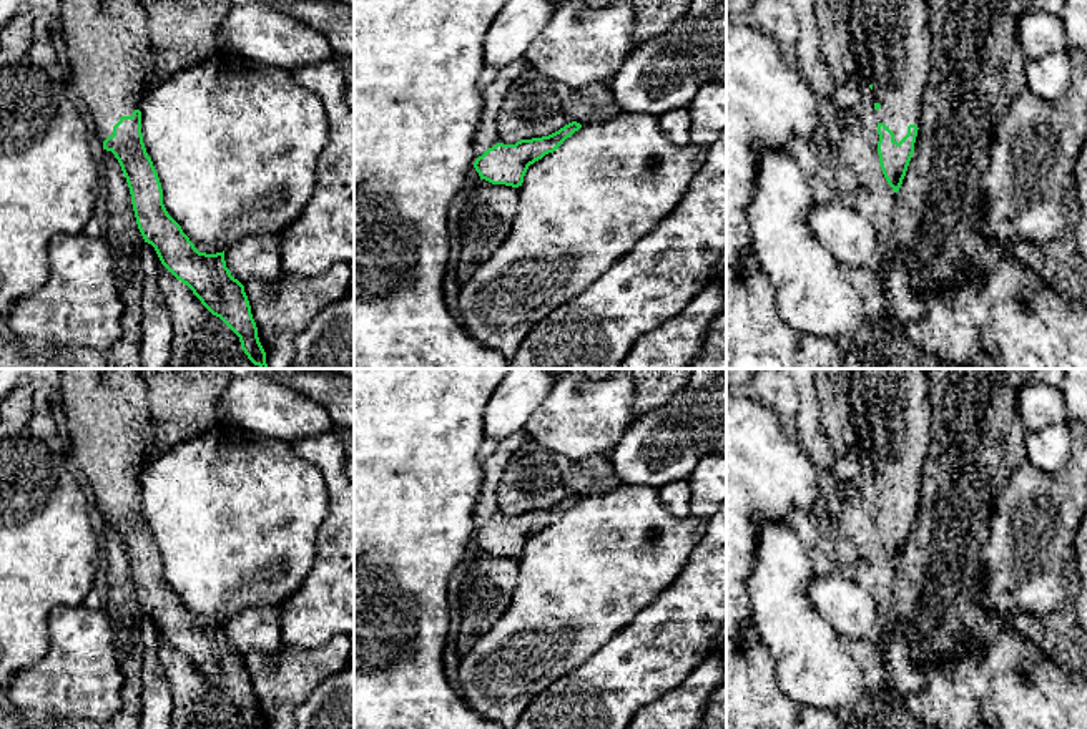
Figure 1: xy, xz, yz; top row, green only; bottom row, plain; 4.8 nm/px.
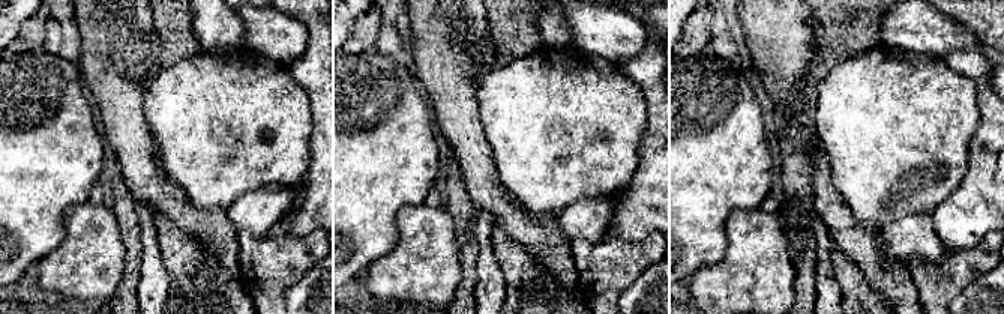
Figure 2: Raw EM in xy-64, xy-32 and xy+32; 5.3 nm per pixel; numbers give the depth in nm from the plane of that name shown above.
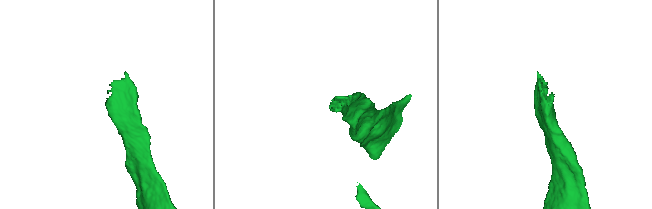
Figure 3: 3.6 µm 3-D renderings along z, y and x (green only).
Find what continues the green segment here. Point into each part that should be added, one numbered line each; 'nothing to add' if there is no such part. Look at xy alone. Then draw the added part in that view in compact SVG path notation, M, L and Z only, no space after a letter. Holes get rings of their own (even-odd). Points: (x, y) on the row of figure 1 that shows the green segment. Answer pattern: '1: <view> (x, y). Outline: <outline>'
1: xy (110, 55). Outline: M60 0L57 12L71 71L70 90L83 100L105 141L120 118L140 110L145 93L156 85L146 12L140 0Z

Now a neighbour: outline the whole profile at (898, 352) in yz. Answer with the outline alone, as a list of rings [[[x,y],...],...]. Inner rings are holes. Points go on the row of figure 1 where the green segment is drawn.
[[[884,307],[879,320],[868,322],[874,347],[883,357],[883,369],[962,369],[941,357],[929,355],[912,344],[903,332],[899,322]]]

